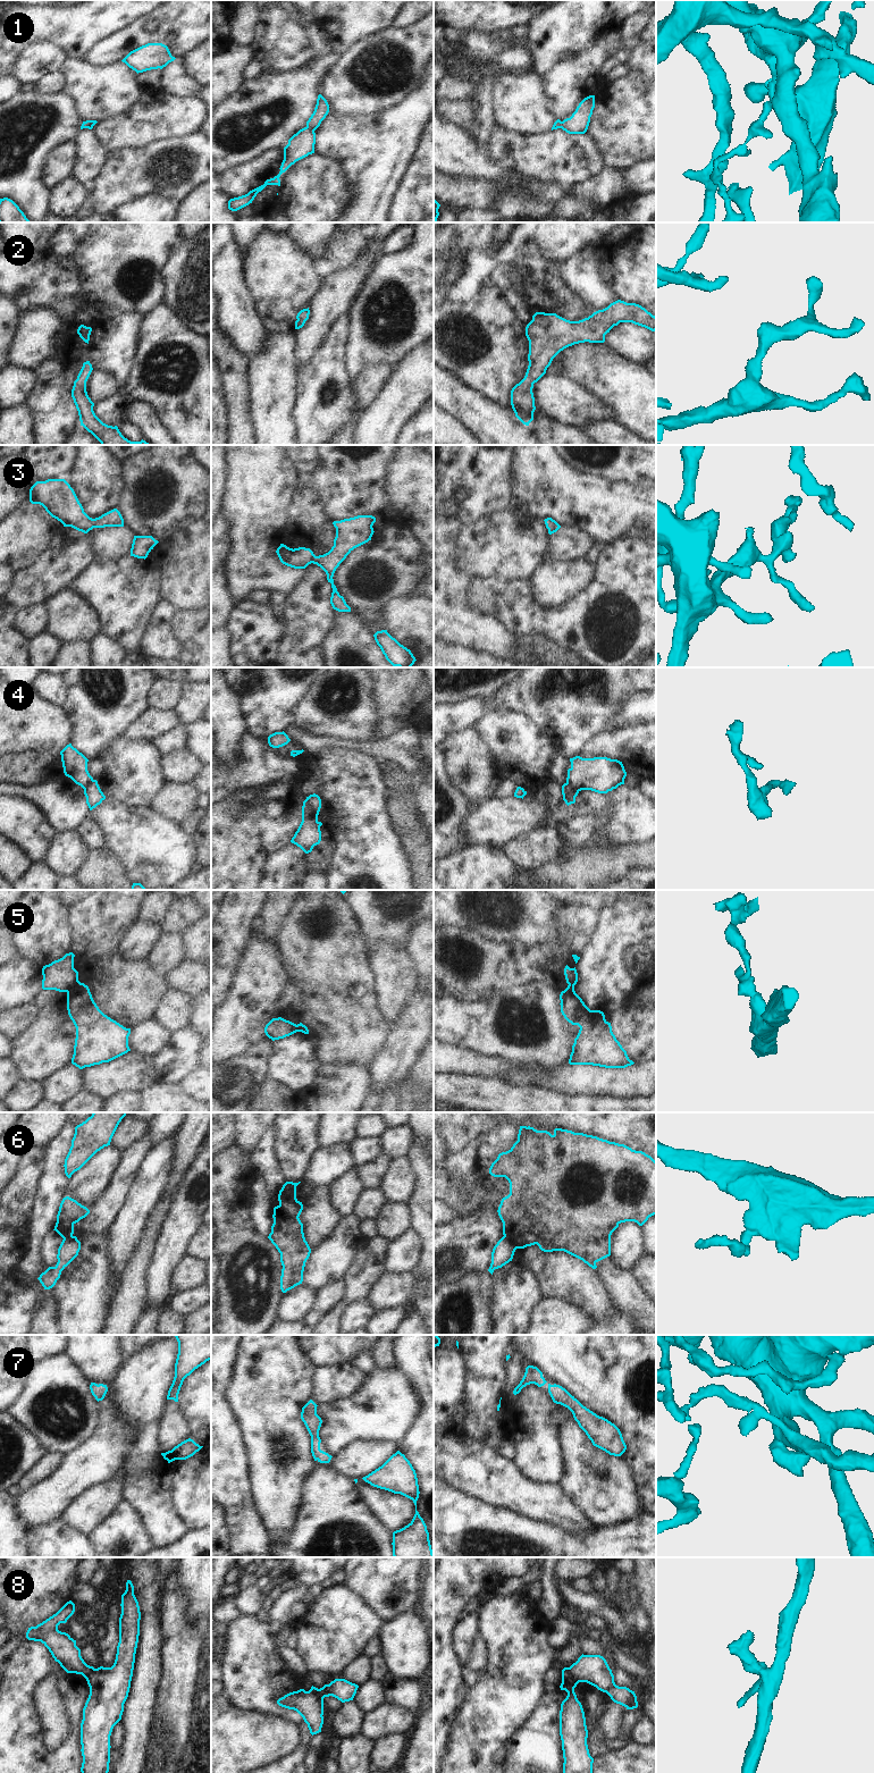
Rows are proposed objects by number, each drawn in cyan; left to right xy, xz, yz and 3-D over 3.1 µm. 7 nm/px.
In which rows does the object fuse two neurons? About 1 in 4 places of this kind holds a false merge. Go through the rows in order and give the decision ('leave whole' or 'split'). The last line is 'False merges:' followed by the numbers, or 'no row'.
1: leave whole
2: leave whole
3: leave whole
4: split
5: split
6: split
7: leave whole
8: split
False merges: 4, 5, 6, 8

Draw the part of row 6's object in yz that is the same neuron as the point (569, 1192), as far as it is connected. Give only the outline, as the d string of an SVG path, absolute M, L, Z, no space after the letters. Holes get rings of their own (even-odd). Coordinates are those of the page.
M520 1126L518 1141L513 1146L498 1154L491 1163L489 1174L494 1177L505 1177L510 1183L510 1194L502 1199L498 1207L498 1216L503 1222L503 1235L513 1241L516 1249L524 1249L537 1244L544 1252L564 1251L596 1269L596 1263L611 1255L611 1235L621 1222L635 1221L642 1226L649 1217L656 1215L656 1161L642 1151L636 1151L631 1148L599 1138L597 1136L572 1131L555 1128L552 1135L547 1131L537 1131L530 1126Z

